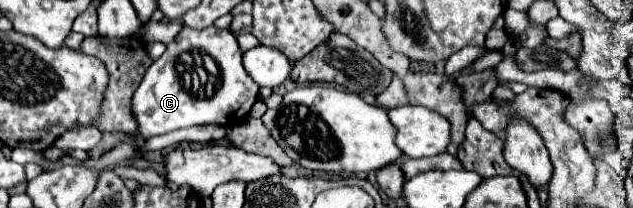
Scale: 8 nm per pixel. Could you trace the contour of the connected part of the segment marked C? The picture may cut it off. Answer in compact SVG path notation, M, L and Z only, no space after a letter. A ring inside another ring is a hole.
M209 26L203 30L189 30L187 38L175 38L167 44L163 56L149 66L131 98L131 112L135 114L139 134L147 140L187 126L227 126L245 118L257 100L259 86L245 72L241 58L243 52L231 30ZM205 54L215 60L219 68L217 76L205 70Z

